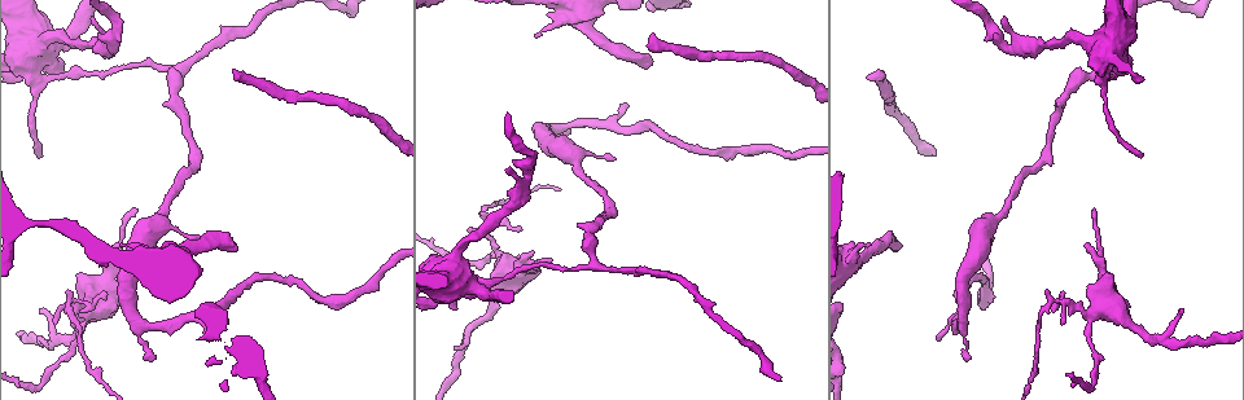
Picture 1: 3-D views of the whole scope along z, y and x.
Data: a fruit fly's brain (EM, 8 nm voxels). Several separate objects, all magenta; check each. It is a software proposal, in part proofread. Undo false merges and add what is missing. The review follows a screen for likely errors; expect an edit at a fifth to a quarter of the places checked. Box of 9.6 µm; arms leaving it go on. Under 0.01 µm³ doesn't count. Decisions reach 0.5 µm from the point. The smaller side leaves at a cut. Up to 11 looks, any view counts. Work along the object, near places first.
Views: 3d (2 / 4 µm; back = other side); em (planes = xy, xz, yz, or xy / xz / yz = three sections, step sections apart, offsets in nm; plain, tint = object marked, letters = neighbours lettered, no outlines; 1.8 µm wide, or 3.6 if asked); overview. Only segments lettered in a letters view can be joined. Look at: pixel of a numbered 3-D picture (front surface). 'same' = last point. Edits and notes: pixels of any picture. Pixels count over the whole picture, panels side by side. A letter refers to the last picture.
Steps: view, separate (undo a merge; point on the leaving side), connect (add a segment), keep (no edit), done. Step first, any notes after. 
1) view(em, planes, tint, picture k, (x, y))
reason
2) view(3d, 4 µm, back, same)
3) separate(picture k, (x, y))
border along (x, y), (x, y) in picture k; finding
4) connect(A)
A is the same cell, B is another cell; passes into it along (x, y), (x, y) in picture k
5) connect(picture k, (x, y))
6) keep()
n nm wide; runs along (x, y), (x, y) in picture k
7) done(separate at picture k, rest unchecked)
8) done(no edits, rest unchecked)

view(3d, 4 µm, back, picture 1, (238, 77))
free end

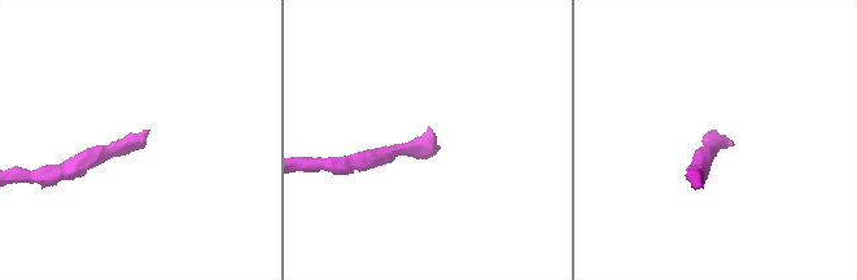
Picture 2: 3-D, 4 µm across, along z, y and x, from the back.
view(em, planes, letters, picture 2, (731, 142))
now the EM

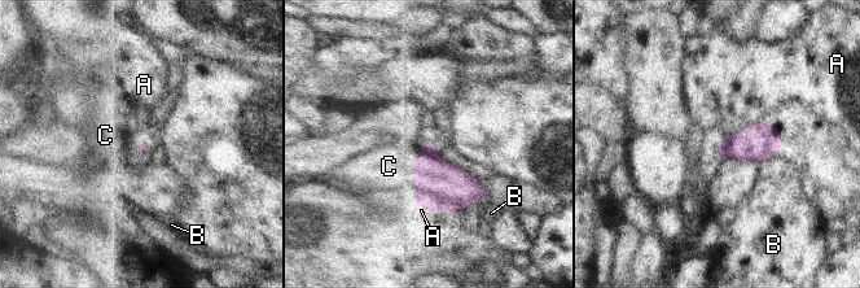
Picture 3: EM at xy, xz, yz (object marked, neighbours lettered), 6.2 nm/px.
connect(C)
C is the same cell, A and B are other cells; it goes on there

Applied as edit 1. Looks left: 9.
view(overview)
see it whole again

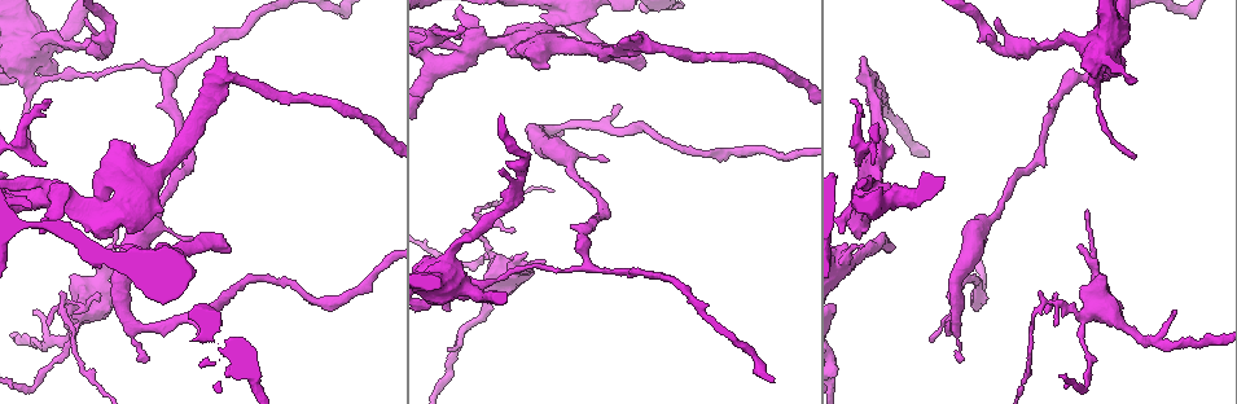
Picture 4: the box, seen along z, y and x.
view(3d, 2 µm, back, picture 4, (887, 148))
branch stops here

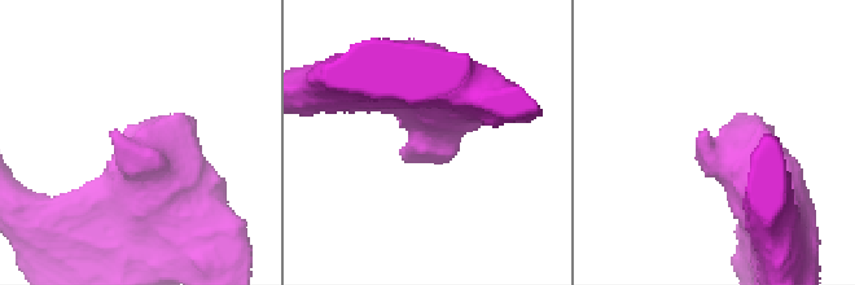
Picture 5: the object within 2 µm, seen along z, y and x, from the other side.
view(em, xz, step 4, letters, picture 5, (706, 130))

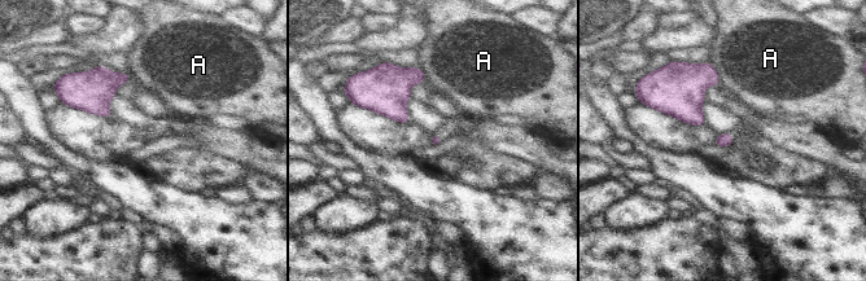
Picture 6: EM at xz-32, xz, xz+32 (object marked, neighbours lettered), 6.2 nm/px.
view(em, planes, letters, same)
another direction

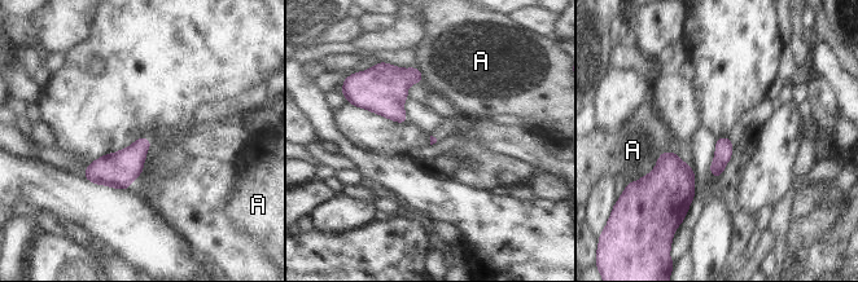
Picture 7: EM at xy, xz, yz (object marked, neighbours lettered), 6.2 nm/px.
keep()
A is another cell; border along (675, 151), (664, 151), (640, 177) in picture 7; none of them fits

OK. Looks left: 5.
view(3d, 4 µm, picture 4, (46, 164))
branch stops here

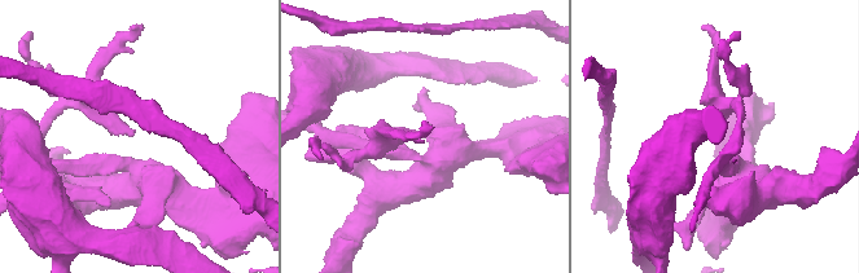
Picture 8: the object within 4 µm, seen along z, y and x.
view(em, xz, step 16, letters, picture 8, (133, 134))

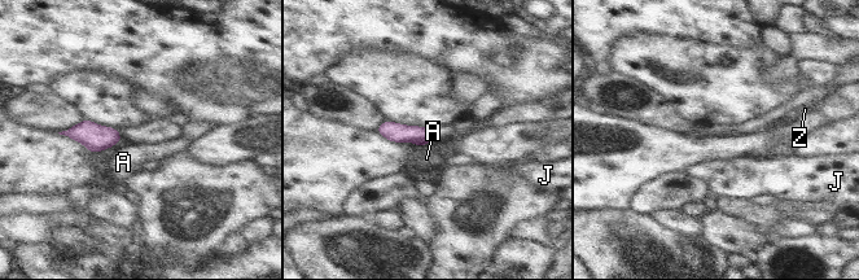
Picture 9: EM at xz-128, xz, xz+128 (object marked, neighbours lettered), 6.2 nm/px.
keep()
A, J and Z are other cells; none of them fits

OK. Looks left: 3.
view(3d, 4 µm, picture 4, (1082, 250))
an open end

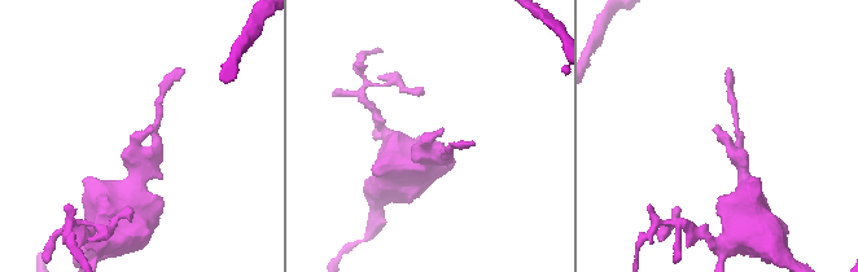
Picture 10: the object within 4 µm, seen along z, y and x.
view(em, planes, letters, picture 10, (130, 138))

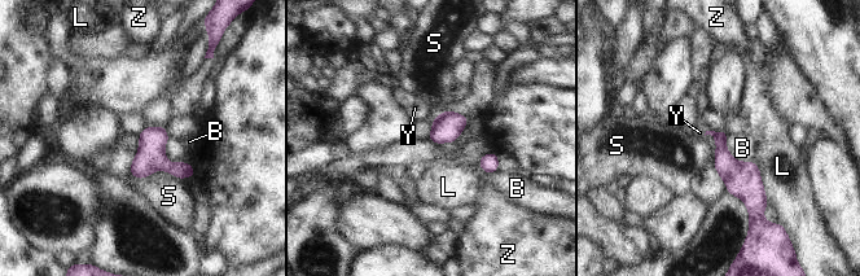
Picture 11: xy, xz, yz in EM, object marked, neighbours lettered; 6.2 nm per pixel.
keep()
120 nm wide; B, L, S, Y and Z are other cells; no lettered segment goes on from it

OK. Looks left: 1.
done(connect at picture 3, rest unchecked)

